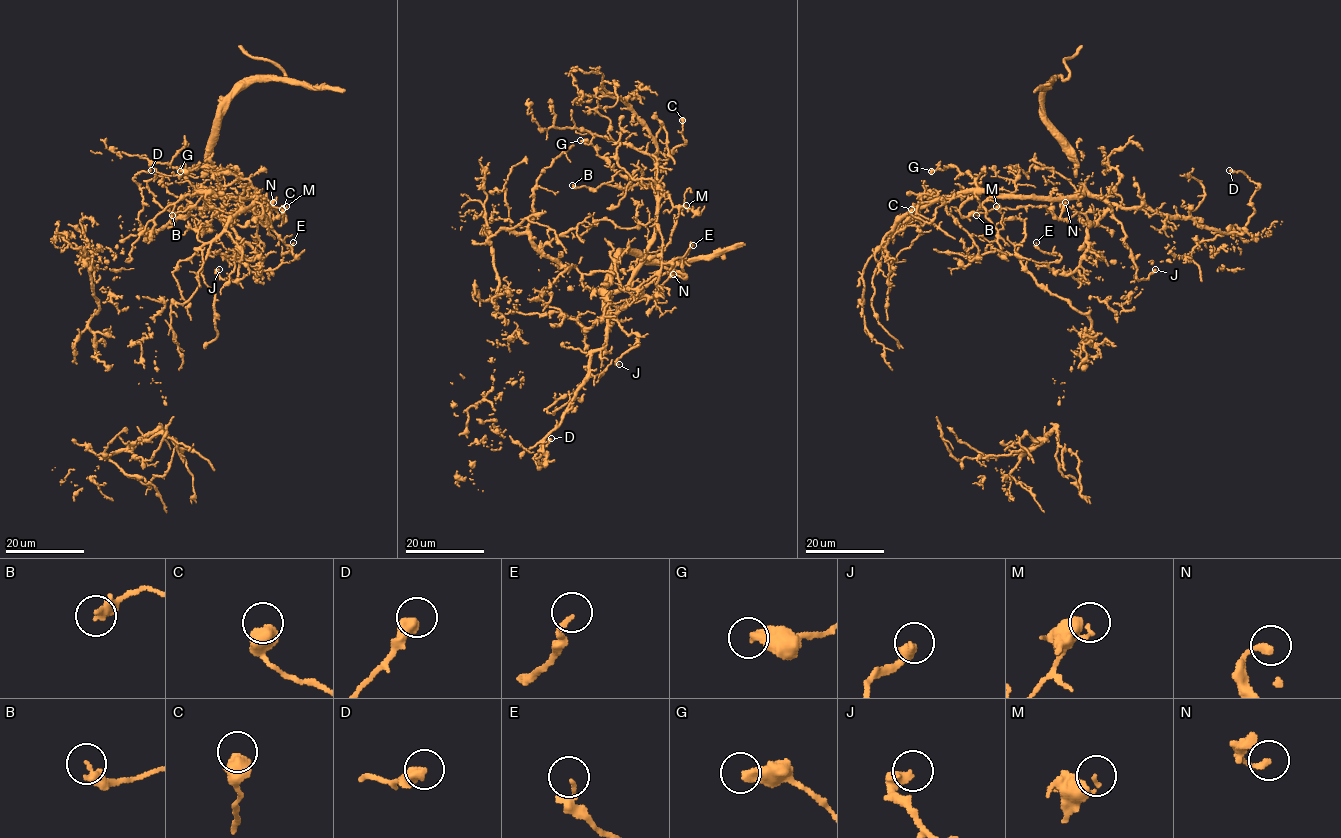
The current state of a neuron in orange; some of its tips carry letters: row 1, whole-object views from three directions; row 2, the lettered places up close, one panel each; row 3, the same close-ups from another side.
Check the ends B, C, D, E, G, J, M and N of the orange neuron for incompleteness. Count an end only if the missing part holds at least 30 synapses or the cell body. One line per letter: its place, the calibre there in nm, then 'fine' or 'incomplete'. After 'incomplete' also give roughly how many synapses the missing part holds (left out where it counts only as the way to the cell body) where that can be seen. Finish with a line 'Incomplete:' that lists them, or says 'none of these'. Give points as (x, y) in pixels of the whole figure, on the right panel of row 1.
B: place (976, 215); calibre 340 nm; fine
C: place (911, 209); calibre 600 nm; fine
D: place (1229, 170); calibre 480 nm; fine
E: place (1036, 242); calibre 140 nm; fine
G: place (931, 171); calibre 440 nm; fine
J: place (1155, 269); calibre 400 nm; fine
M: place (996, 206); calibre 110 nm; fine
N: place (1065, 202); calibre 220 nm; fine
Incomplete: none of these

